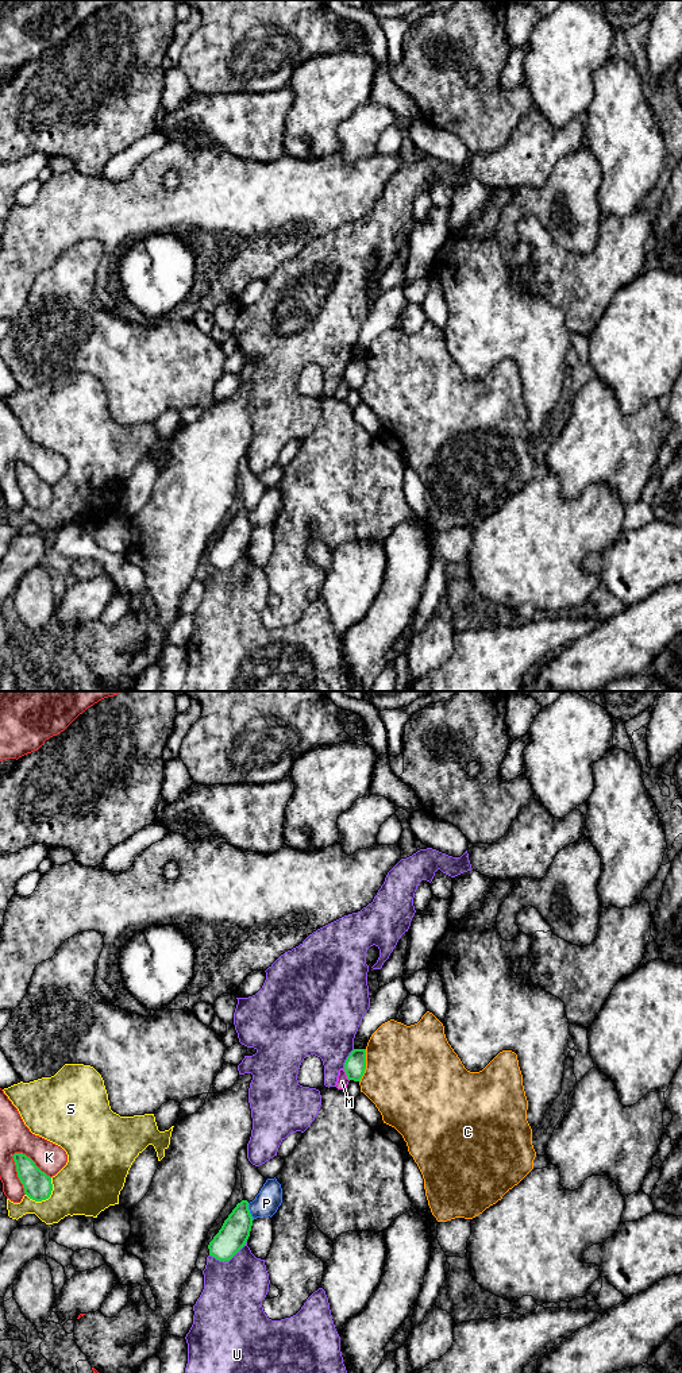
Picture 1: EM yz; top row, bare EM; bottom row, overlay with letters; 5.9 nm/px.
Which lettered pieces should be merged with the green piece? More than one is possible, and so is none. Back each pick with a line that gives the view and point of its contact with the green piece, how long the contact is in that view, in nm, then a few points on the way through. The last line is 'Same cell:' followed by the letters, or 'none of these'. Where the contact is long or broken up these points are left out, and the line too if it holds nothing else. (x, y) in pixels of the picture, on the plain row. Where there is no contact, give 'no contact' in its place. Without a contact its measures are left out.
Same cell: none of these

